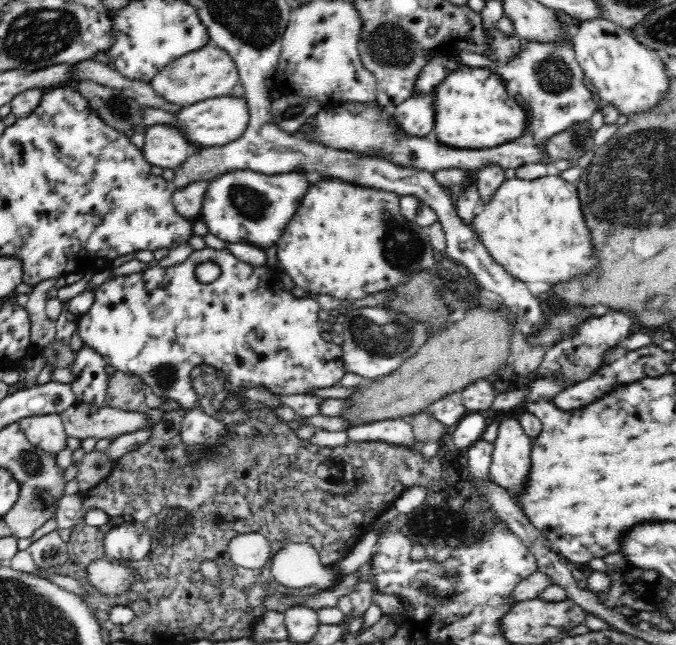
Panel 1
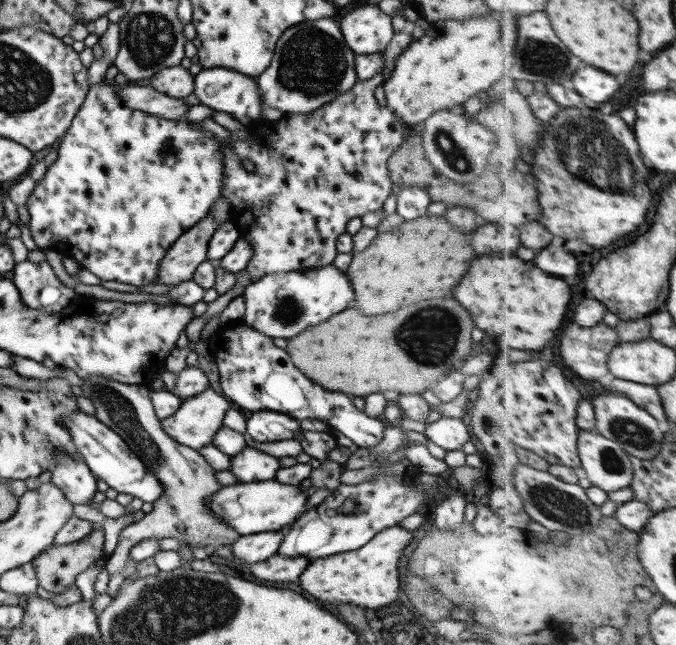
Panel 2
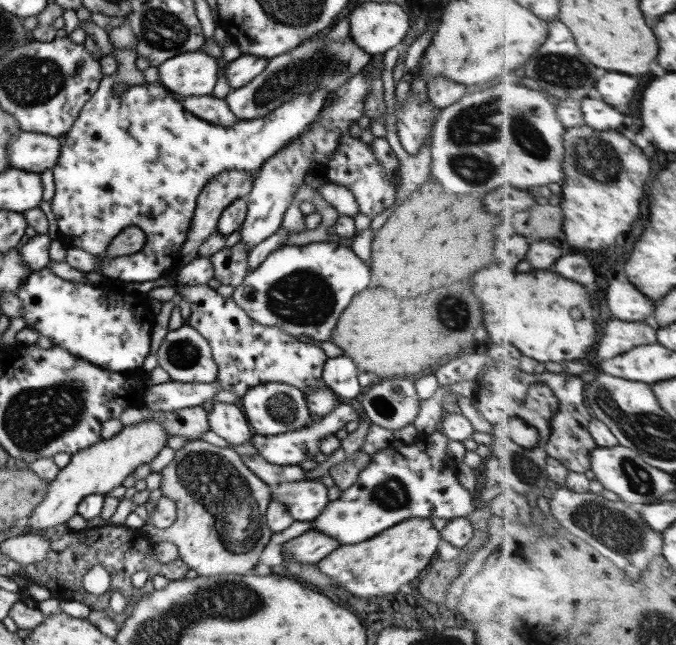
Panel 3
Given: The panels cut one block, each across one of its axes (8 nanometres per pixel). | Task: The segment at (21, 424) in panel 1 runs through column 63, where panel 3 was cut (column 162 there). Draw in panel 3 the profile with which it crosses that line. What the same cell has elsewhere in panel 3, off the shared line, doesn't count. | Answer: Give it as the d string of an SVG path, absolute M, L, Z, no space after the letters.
M149 419L124 426L114 438L101 439L100 442L73 453L69 462L59 469L51 482L47 483L43 499L27 517L27 528L47 530L57 524L66 523L73 514L76 514L77 505L83 497L88 494L105 495L112 488L119 486L137 466L151 462L159 451L166 447L168 438L169 433L165 431L165 427L159 421Z

